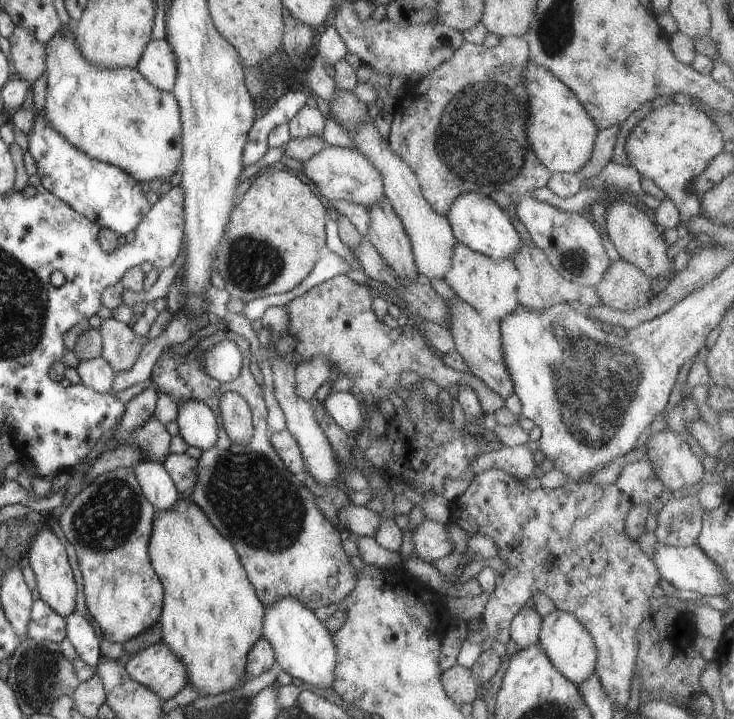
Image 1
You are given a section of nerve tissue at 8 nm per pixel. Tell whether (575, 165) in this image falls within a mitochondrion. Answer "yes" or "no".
no

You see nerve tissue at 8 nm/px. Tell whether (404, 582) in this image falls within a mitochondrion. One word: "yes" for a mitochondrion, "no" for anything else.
no

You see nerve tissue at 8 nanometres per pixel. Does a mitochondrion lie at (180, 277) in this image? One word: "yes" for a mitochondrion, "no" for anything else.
no

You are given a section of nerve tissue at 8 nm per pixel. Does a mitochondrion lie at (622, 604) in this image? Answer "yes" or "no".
no

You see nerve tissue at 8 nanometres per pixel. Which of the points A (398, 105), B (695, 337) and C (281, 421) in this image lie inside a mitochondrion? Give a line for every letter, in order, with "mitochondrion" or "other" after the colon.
A: other
B: mitochondrion
C: other

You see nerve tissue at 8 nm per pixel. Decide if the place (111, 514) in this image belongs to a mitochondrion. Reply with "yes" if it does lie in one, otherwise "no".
yes

